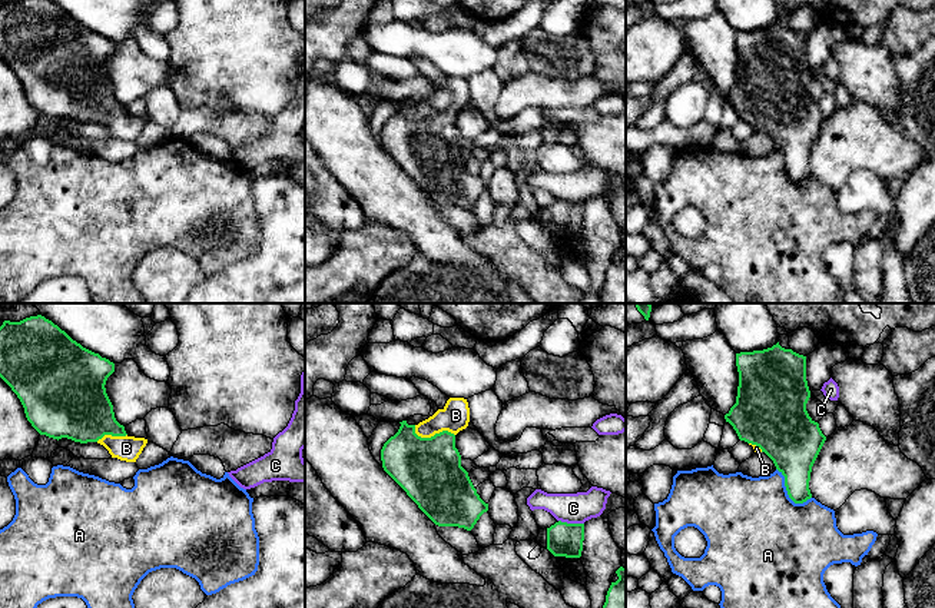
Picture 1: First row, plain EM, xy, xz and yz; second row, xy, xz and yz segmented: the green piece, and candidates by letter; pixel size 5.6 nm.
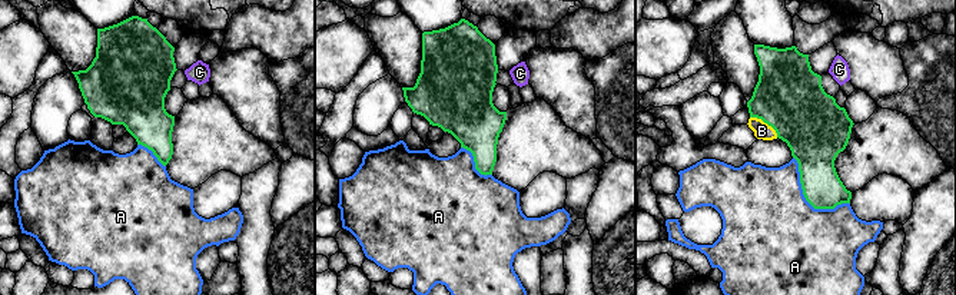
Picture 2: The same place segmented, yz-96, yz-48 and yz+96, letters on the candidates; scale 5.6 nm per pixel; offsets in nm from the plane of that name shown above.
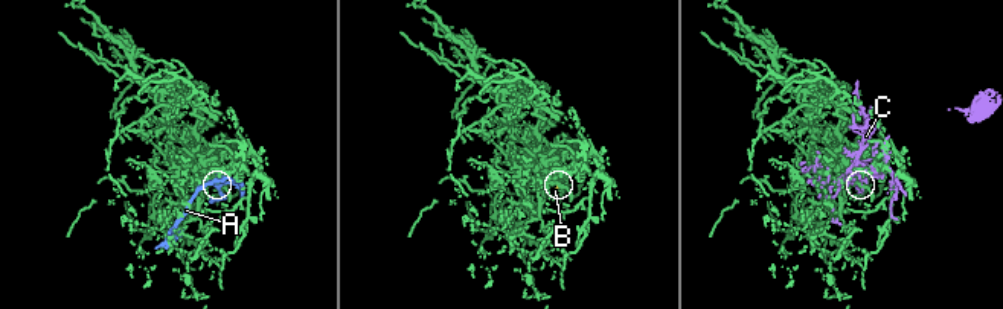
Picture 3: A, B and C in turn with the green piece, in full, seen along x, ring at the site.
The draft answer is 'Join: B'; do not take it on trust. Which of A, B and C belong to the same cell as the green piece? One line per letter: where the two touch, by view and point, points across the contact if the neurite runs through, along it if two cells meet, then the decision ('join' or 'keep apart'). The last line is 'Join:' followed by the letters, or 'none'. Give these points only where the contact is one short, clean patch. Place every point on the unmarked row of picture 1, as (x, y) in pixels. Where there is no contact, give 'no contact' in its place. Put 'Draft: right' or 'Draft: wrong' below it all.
A: yz (788, 173) | keep apart
B: xz (431, 116) | across xz (428, 149), (431, 116), (456, 95) | join
C: xz (572, 203) | keep apart
Join: B
Draft: right

